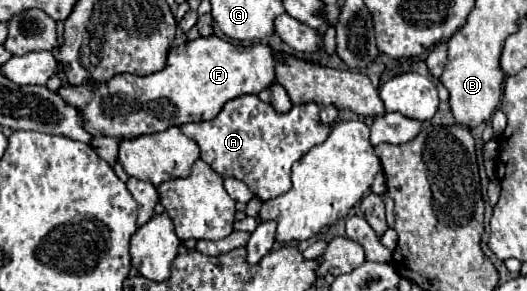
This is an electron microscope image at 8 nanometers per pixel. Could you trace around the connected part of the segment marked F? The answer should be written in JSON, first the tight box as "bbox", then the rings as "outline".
{"bbox":[59,36,275,138],"outline":[[[209,36],[175,46],[169,50],[167,66],[147,78],[119,74],[103,86],[67,86],[59,94],[69,106],[75,106],[91,134],[135,138],[141,134],[163,132],[171,126],[203,122],[215,118],[221,108],[243,94],[259,94],[273,86],[275,50],[269,44],[237,46],[223,38]]]}

